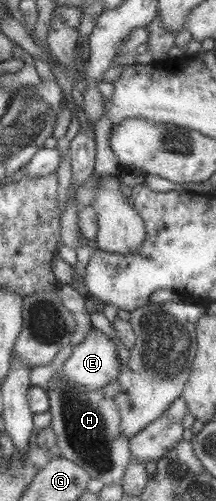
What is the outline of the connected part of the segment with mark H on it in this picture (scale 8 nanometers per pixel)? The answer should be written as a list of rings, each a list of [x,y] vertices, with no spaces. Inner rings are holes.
[[[52,375],[46,383],[50,427],[55,433],[55,440],[61,457],[81,467],[90,479],[99,479],[104,485],[121,480],[125,467],[130,463],[129,442],[120,429],[120,412],[113,397],[106,397],[102,388],[88,389],[66,383],[59,375]]]

